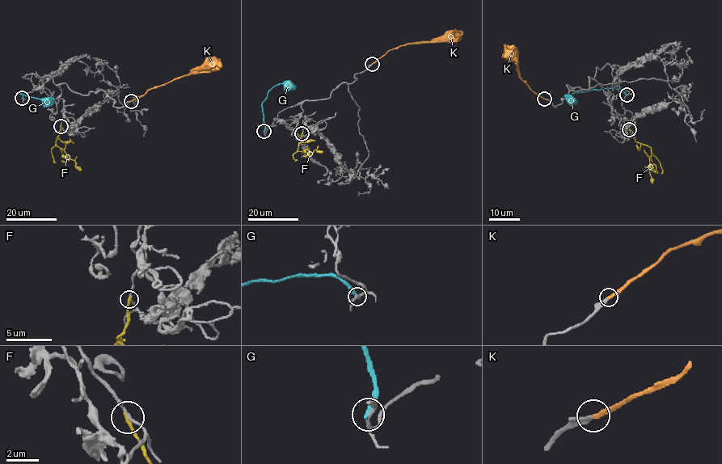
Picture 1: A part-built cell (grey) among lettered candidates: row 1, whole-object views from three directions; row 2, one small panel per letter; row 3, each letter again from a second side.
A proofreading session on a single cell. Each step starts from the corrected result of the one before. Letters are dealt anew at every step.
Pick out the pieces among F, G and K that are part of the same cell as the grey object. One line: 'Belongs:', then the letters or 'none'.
Belongs: K

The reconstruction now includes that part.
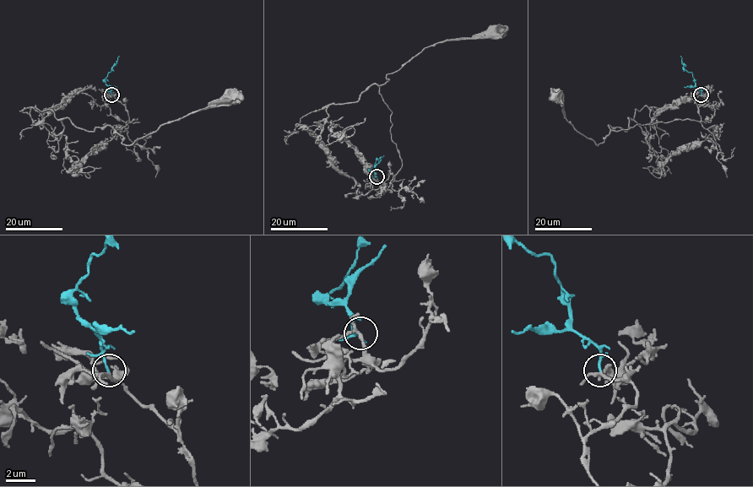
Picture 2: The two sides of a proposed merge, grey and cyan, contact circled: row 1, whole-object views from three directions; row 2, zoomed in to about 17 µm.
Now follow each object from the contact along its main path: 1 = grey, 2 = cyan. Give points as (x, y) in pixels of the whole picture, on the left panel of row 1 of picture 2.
1: (111, 94), (129, 121), (137, 119), (114, 131), (123, 144), (228, 98)
2: (111, 94), (105, 79), (119, 56)

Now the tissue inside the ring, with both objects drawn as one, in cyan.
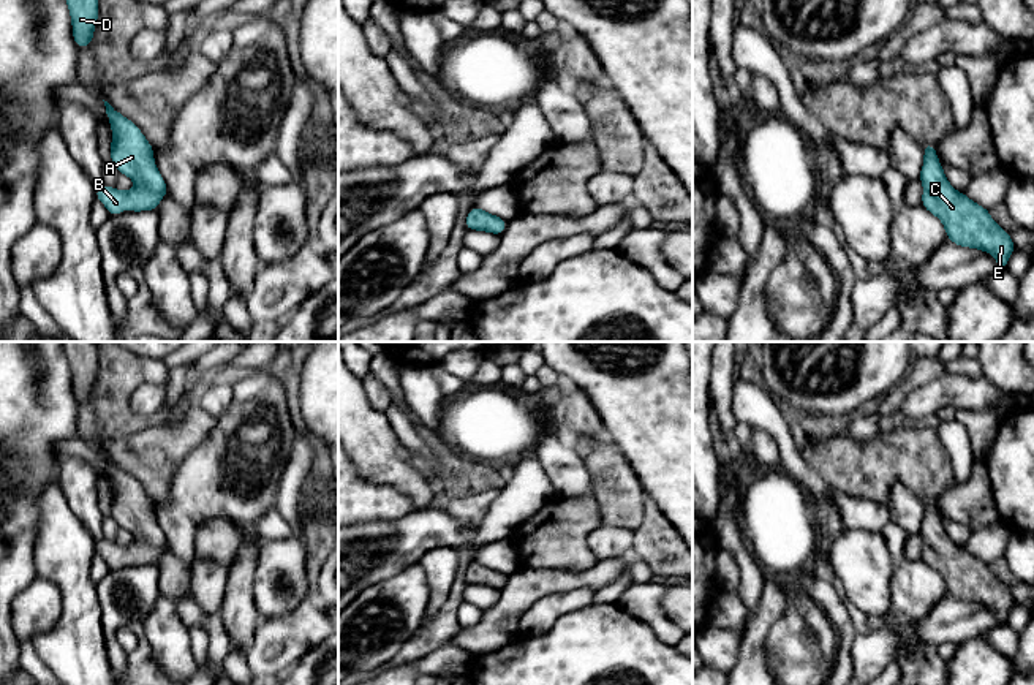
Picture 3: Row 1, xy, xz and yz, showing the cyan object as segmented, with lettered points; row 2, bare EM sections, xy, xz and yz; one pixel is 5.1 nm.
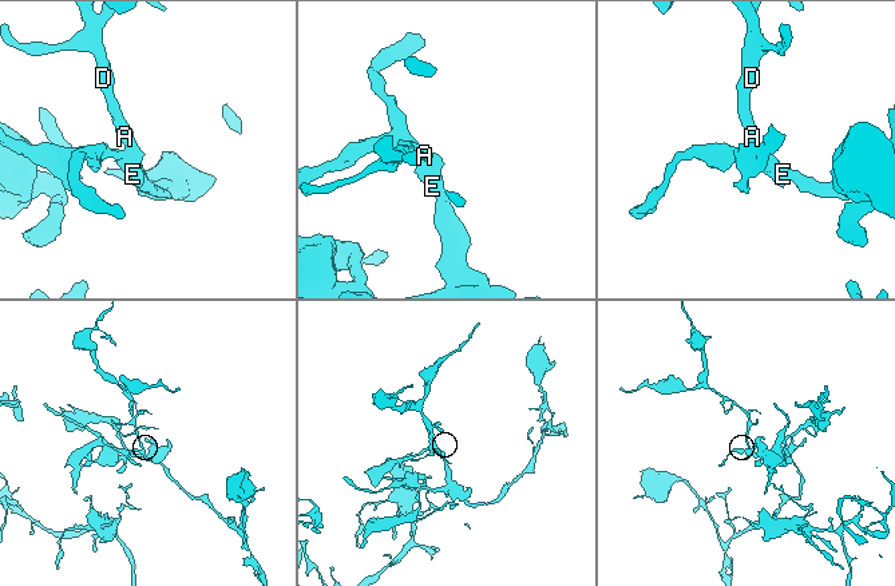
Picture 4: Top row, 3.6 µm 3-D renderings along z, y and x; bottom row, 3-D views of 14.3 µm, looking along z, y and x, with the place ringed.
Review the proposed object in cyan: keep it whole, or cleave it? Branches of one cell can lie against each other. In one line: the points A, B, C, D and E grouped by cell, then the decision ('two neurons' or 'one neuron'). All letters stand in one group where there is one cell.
groups A B C D E; one neuron

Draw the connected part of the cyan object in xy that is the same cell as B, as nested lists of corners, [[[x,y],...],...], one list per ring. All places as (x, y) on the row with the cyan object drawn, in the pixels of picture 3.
[[[104,101],[109,125],[112,128],[111,161],[120,174],[131,177],[136,187],[120,191],[115,187],[101,185],[95,191],[111,217],[128,212],[158,210],[160,199],[169,195],[168,187],[157,169],[153,152],[142,131],[108,101]]]

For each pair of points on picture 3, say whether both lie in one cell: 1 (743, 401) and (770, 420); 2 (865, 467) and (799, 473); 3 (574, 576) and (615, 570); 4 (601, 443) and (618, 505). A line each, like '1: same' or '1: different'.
1: same
2: different
3: same
4: same

